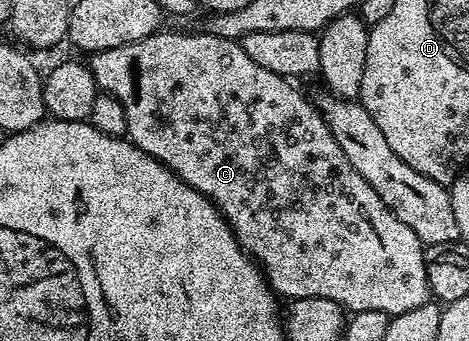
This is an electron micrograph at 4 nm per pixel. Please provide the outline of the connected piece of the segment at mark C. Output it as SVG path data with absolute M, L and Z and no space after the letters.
M157 32L149 38L138 40L134 44L126 44L118 48L102 50L91 55L90 65L97 87L103 93L112 94L126 108L127 137L142 152L154 156L156 160L169 166L190 188L202 192L228 222L228 227L240 242L240 247L246 251L260 267L265 280L277 295L285 299L294 298L325 298L334 300L348 312L383 312L395 316L402 312L410 312L410 308L418 308L430 300L428 280L426 278L426 260L424 259L425 243L414 236L411 228L406 228L398 216L394 216L382 204L378 192L354 172L346 152L334 138L320 113L319 105L311 102L300 90L295 90L293 83L274 72L266 72L259 64L254 64L250 56L246 56L239 41L231 38L219 38L213 34L195 32L196 34L164 34Z

